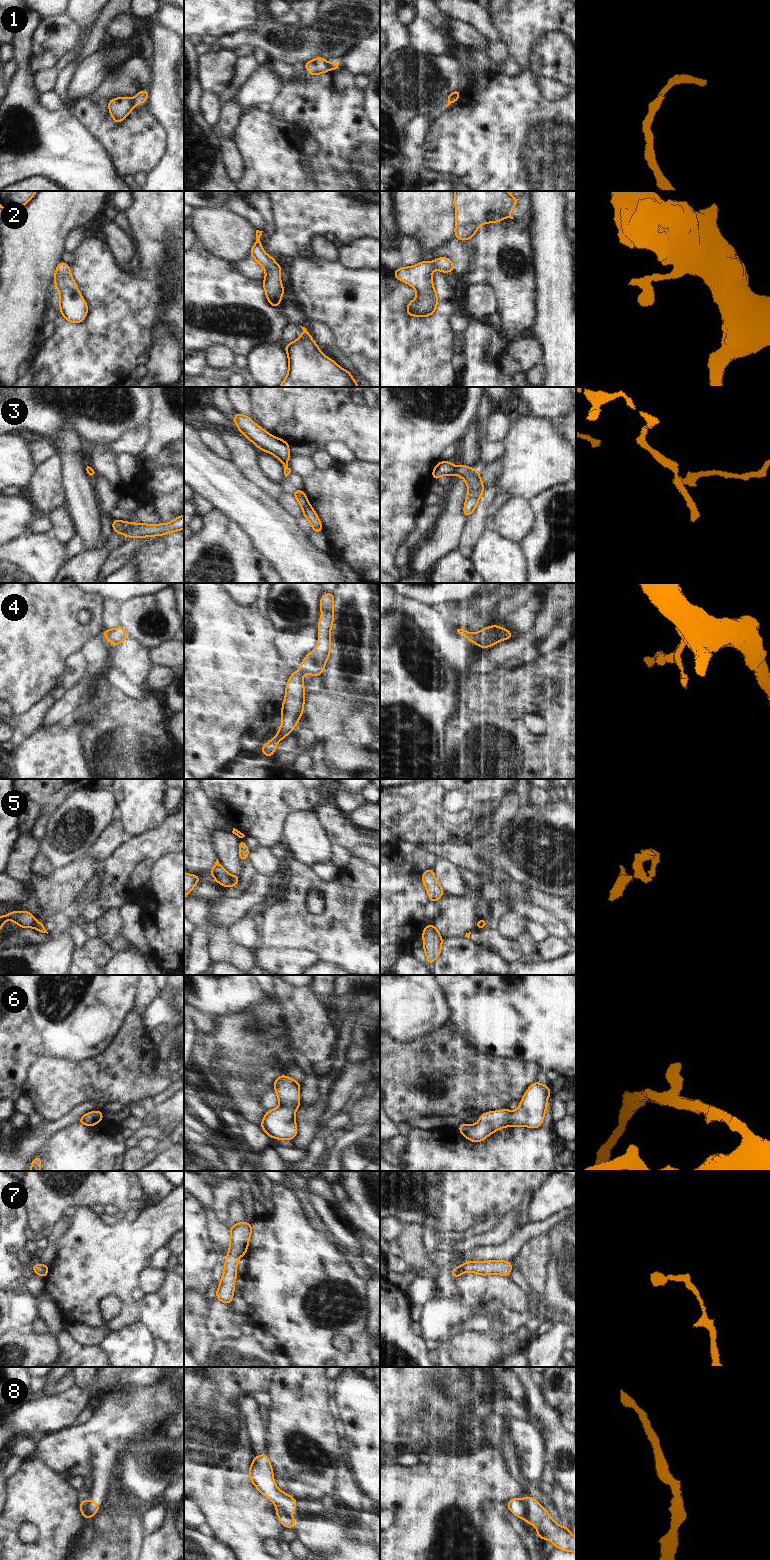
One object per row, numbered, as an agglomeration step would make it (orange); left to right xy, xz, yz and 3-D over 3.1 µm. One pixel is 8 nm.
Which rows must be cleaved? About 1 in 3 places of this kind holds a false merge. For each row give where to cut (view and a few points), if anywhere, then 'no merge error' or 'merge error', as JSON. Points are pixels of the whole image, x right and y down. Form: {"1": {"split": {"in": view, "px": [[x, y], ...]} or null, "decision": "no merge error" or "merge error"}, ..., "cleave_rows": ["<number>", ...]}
{"1": {"split": {"in": "xz", "px": [[330, 63], [331, 68]]}, "decision": "merge error"}, "2": {"split": null, "decision": "no merge error"}, "3": {"split": null, "decision": "no merge error"}, "4": {"split": null, "decision": "no merge error"}, "5": {"split": {"in": "xz", "px": [[230, 876], [231, 886]]}, "decision": "merge error"}, "6": {"split": null, "decision": "no merge error"}, "7": {"split": null, "decision": "no merge error"}, "8": {"split": {"in": "yz", "px": [[523, 1500], [525, 1518]]}, "decision": "merge error"}, "cleave_rows": ["1", "5", "8"]}

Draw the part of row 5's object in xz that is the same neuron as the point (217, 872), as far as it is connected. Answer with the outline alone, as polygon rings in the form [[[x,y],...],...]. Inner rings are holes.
[[[218,859],[216,860],[213,868],[211,869],[210,874],[221,886],[228,888],[231,887],[231,875],[222,868]]]

